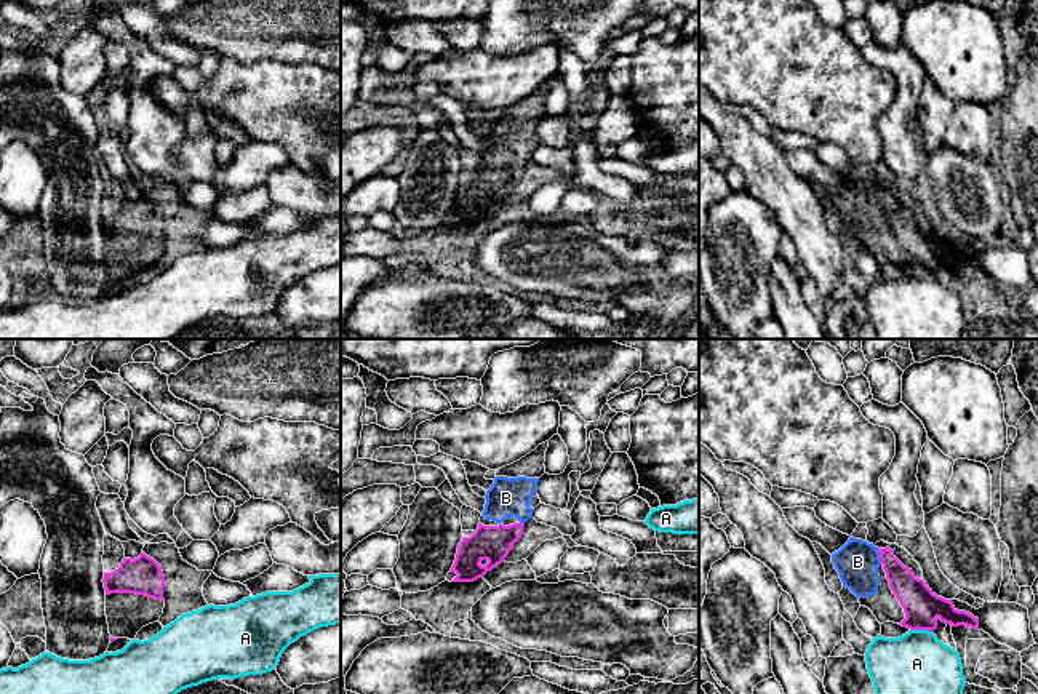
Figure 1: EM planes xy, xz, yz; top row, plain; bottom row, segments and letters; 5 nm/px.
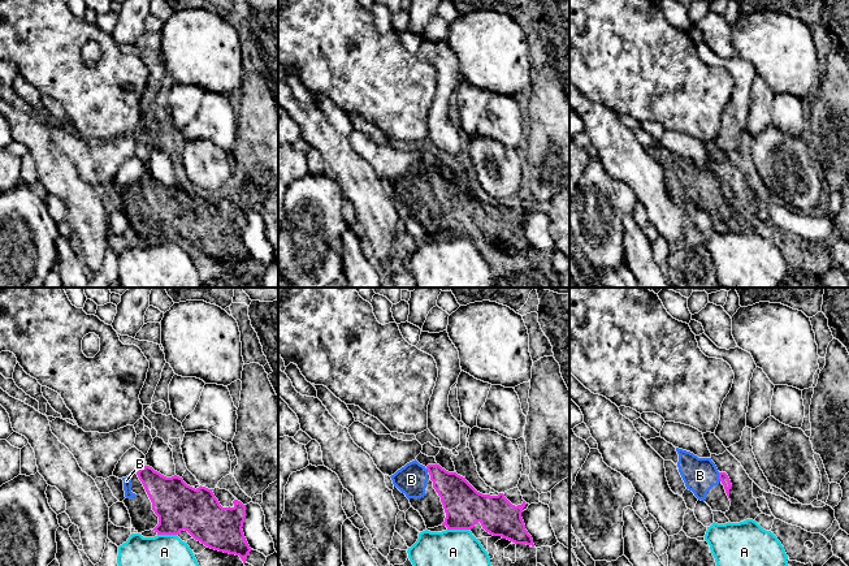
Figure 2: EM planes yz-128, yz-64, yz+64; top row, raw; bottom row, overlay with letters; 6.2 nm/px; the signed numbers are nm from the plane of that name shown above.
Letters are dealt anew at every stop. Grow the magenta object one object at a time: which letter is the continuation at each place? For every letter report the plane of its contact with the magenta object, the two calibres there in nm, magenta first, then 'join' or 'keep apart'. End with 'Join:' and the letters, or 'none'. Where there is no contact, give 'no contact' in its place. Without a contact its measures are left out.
A: meets magenta in yz; 180 nm thick on the magenta side, 320 nm on the other; keep apart
B: meets magenta in yz; 160 nm thick on the magenta side, 220 nm on the other; join
Join: B

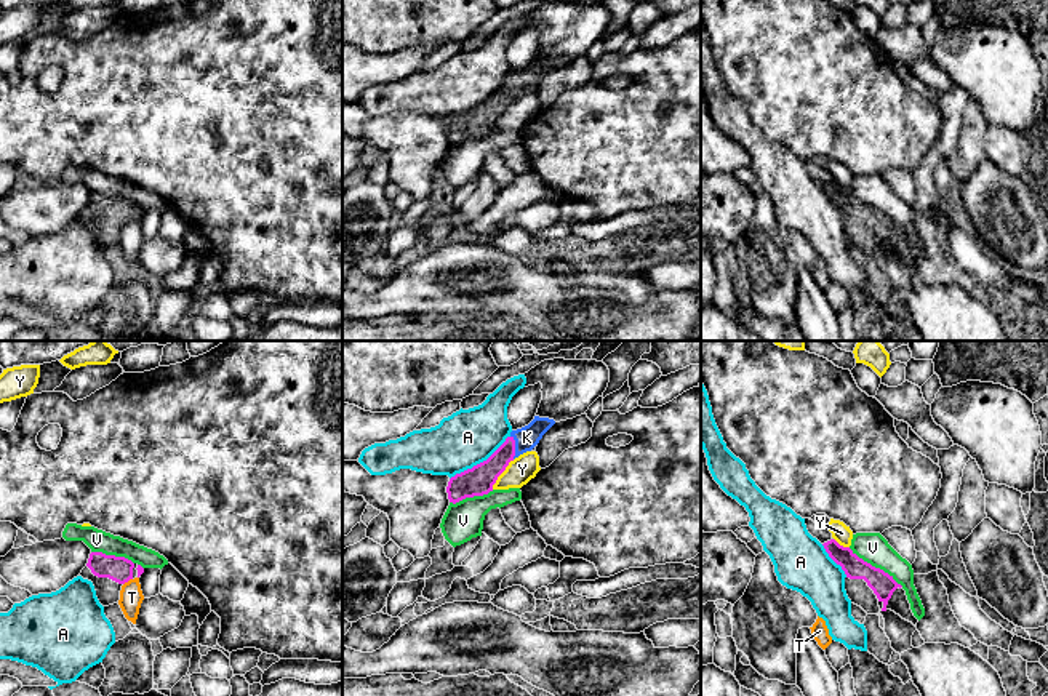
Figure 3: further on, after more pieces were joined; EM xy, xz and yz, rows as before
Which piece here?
A: meets magenta in xz; 150 nm thick on the magenta side, 280 nm on the other; keep apart
K: meets magenta in xz; 150 nm thick on the magenta side, 120 nm on the other; join
T: meets magenta in xy; 130 nm thick on the magenta side, 120 nm on the other; keep apart
V: meets magenta in yz; 120 nm thick on the magenta side, 160 nm on the other; keep apart
Y: meets magenta in xz; 150 nm thick on the magenta side, 140 nm on the other; keep apart
Join: K

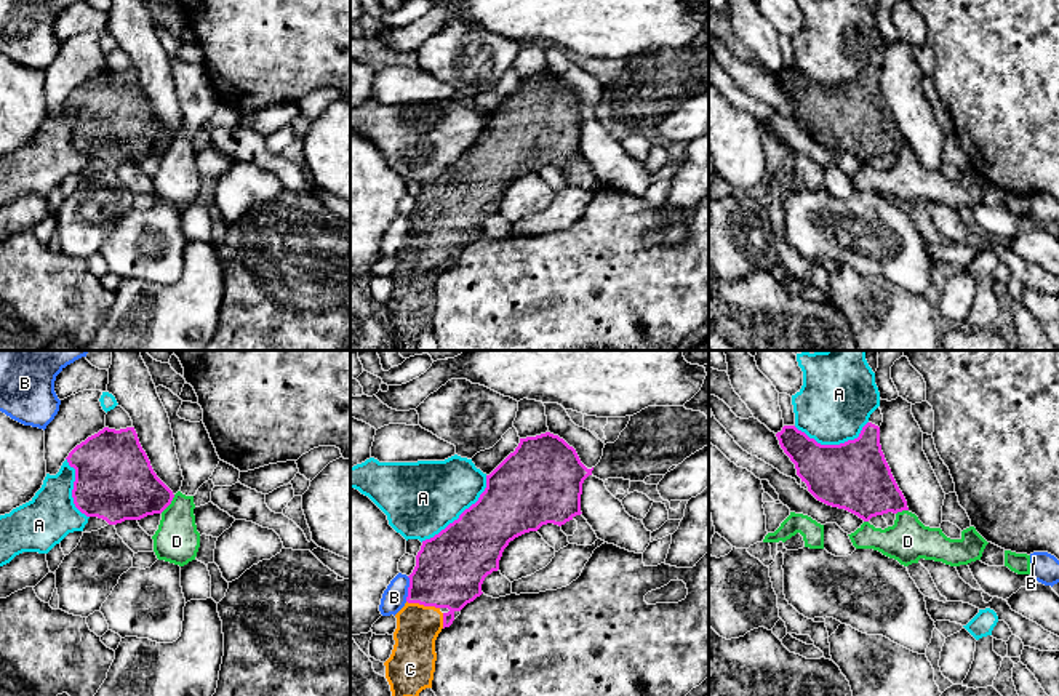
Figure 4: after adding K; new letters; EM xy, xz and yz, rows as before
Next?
A: meets magenta in xz; 340 nm thick on the magenta side, 380 nm on the other; keep apart
B: meets magenta in xz; 360 nm thick on the magenta side, 120 nm on the other; keep apart
C: meets magenta in xz; 360 nm thick on the magenta side, 220 nm on the other; join
D: meets magenta in xy; 340 nm thick on the magenta side, 220 nm on the other; keep apart
Join: C

